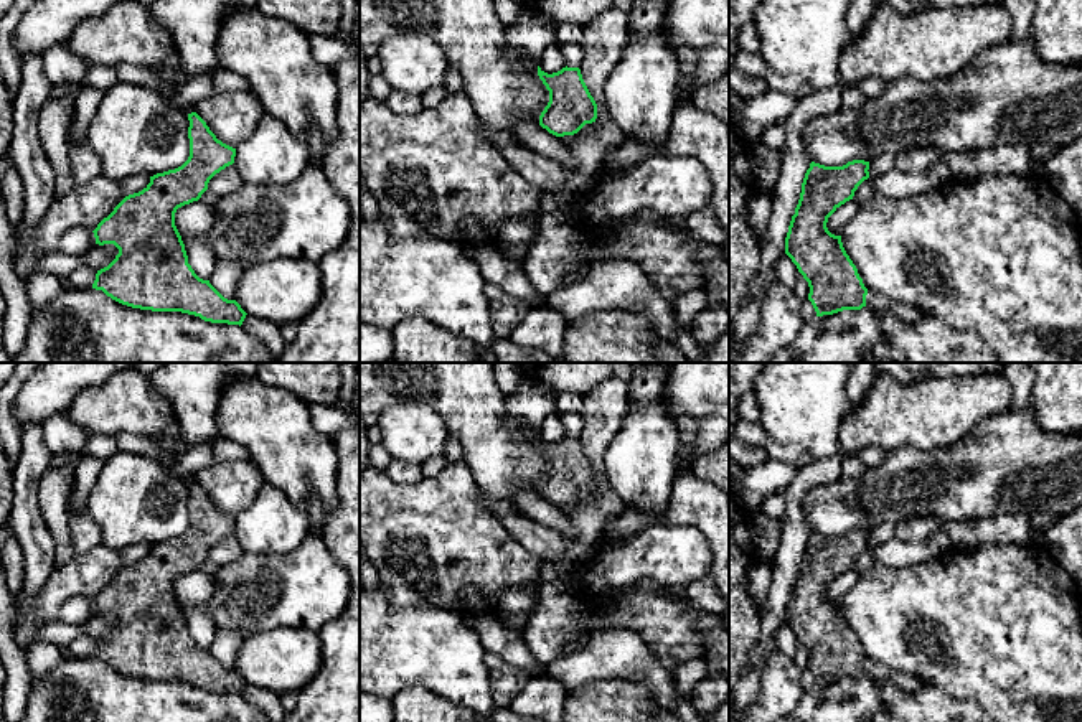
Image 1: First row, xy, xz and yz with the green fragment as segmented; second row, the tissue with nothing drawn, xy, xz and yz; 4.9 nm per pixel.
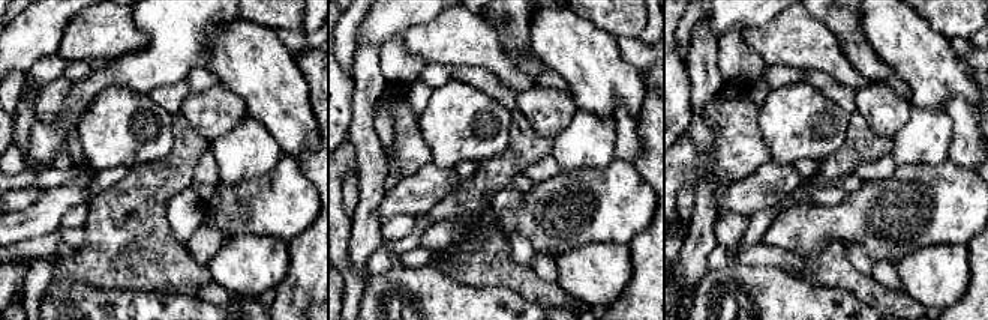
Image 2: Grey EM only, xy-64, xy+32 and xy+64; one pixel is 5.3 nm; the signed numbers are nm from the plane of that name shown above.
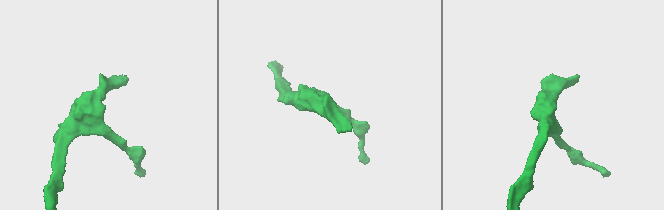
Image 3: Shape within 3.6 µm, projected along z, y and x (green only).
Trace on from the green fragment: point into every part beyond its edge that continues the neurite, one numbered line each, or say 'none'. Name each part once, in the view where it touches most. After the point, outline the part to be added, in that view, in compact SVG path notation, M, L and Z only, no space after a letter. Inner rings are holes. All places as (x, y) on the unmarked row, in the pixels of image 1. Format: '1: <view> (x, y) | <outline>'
none

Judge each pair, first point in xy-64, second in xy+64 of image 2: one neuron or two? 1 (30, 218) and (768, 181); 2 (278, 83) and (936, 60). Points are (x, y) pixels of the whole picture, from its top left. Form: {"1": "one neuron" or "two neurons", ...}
{"1": "one neuron", "2": "one neuron"}

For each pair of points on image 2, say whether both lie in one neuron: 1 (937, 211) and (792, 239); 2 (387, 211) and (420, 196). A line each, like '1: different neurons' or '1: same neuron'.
1: same neuron
2: same neuron

